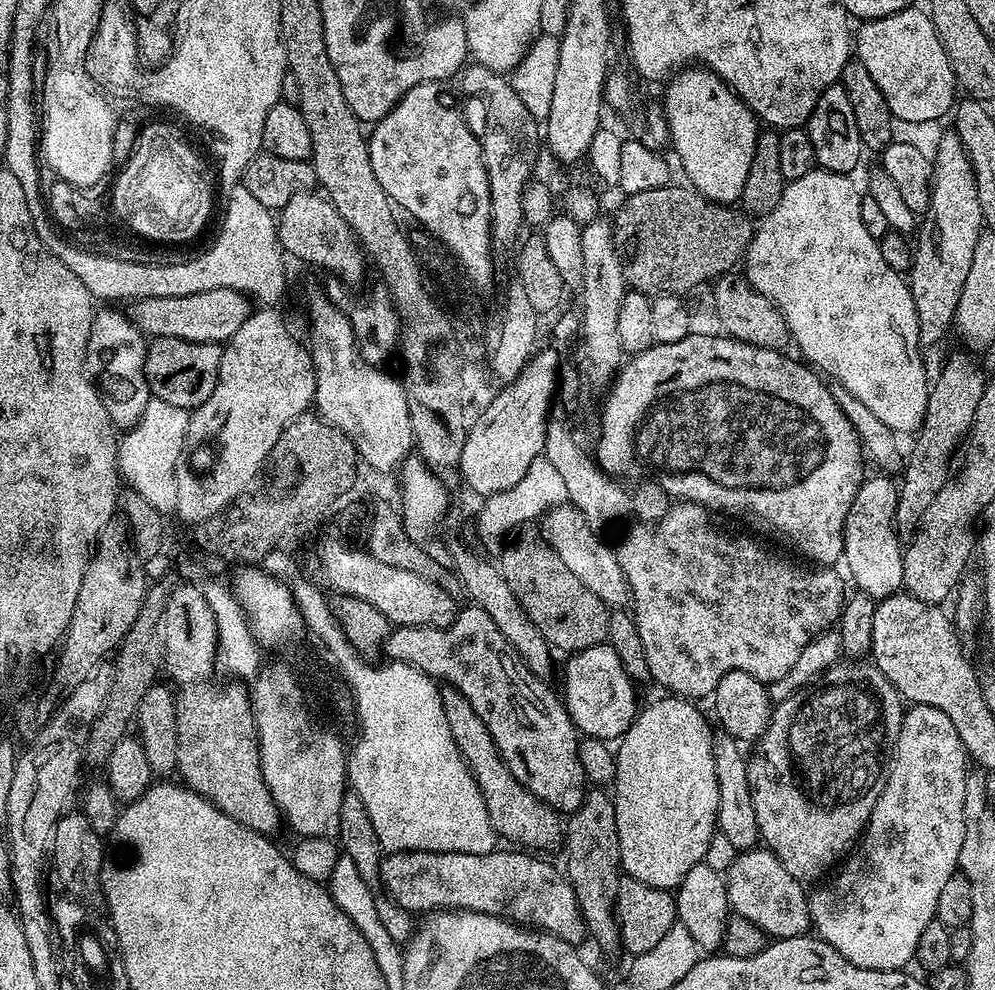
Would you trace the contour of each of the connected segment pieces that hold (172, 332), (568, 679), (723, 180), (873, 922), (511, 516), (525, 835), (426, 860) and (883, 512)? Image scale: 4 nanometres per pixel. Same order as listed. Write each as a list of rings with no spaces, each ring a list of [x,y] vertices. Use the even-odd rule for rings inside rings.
[[[229,288],[202,290],[202,294],[186,294],[178,298],[142,298],[135,301],[131,308],[130,319],[145,337],[182,338],[186,342],[202,342],[203,344],[227,342],[238,330],[238,326],[242,326],[242,322],[246,322],[246,318],[254,311],[253,305],[241,293],[232,292]]]
[[[605,642],[571,653],[564,664],[564,692],[562,699],[568,709],[568,717],[576,725],[577,733],[605,742],[619,741],[624,731],[636,719],[637,685],[628,677],[618,654]]]
[[[689,66],[675,73],[675,75],[667,81],[666,87],[668,87],[668,89],[664,92],[662,107],[664,110],[664,117],[668,119],[670,148],[671,151],[676,151],[676,156],[680,159],[680,164],[684,167],[685,174],[688,175],[687,183],[695,188],[697,192],[703,194],[707,200],[713,200],[719,204],[735,205],[742,194],[742,186],[746,186],[746,174],[750,174],[750,162],[754,162],[754,146],[756,145],[756,137],[758,135],[758,121],[756,115],[737,98],[736,93],[733,92],[730,85],[722,82],[709,68],[703,66]]]
[[[911,705],[902,718],[902,726],[898,730],[898,738],[896,739],[896,745],[892,748],[892,758],[888,765],[888,779],[884,781],[884,789],[870,814],[868,825],[865,826],[854,851],[843,861],[842,867],[835,873],[837,876],[833,880],[825,879],[823,883],[816,886],[821,886],[821,888],[811,889],[808,898],[808,909],[812,919],[811,927],[814,929],[815,935],[819,939],[825,940],[830,946],[834,946],[834,950],[838,950],[838,954],[842,954],[842,958],[846,958],[854,966],[869,968],[870,970],[882,970],[883,972],[894,972],[907,969],[909,967],[908,963],[910,965],[913,963],[918,938],[922,934],[922,930],[926,930],[929,922],[936,919],[938,897],[944,884],[950,879],[950,874],[954,874],[960,866],[962,838],[966,830],[964,803],[966,802],[966,782],[969,775],[970,761],[968,753],[964,751],[962,738],[958,738],[958,730],[954,730],[954,722],[950,722],[950,718],[946,718],[946,714],[942,714],[942,710],[934,710],[934,706]]]
[[[542,454],[530,464],[530,468],[523,475],[521,483],[516,483],[510,490],[499,492],[483,501],[484,506],[478,514],[476,524],[474,524],[477,541],[490,546],[492,553],[499,553],[505,540],[521,525],[533,523],[546,514],[548,510],[567,503],[568,498],[568,491],[563,478],[550,460]]]
[[[444,686],[440,688],[442,714],[446,714],[446,726],[450,726],[450,734],[458,746],[460,756],[468,764],[468,769],[476,778],[482,798],[486,802],[486,810],[490,814],[490,822],[494,826],[497,837],[509,840],[509,845],[519,846],[524,850],[540,850],[536,848],[552,848],[561,843],[562,820],[555,808],[543,804],[506,766],[506,762],[496,749],[494,738],[490,738],[490,730],[486,730],[486,722],[474,714],[474,706],[457,688]]]
[[[493,850],[490,852],[394,852],[385,855],[380,862],[380,888],[383,895],[389,900],[404,909],[409,914],[427,914],[437,910],[463,910],[466,912],[484,912],[488,916],[498,916],[501,918],[507,917],[509,921],[515,922],[520,926],[527,926],[532,930],[539,930],[548,933],[550,936],[557,936],[560,940],[573,946],[580,946],[583,940],[588,936],[588,927],[584,925],[584,919],[580,913],[580,907],[576,901],[576,895],[572,889],[572,883],[569,882],[567,875],[563,871],[560,872],[552,864],[547,864],[544,860],[539,860],[539,855],[529,854],[524,850],[508,850],[512,852],[500,852],[501,850]]]
[[[888,474],[875,475],[869,475],[860,483],[858,494],[854,494],[854,502],[850,506],[850,514],[846,514],[842,564],[848,567],[853,582],[857,584],[855,587],[879,602],[901,591],[904,554],[896,526],[896,507],[900,498],[897,481]]]

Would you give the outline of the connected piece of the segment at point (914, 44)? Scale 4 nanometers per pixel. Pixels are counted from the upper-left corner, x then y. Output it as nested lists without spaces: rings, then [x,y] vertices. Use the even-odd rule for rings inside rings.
[[[909,6],[889,16],[880,16],[876,20],[866,20],[859,25],[854,36],[855,59],[870,70],[870,78],[882,90],[882,98],[886,98],[886,106],[890,106],[893,117],[907,122],[943,121],[944,115],[953,111],[957,103],[958,85],[956,75],[950,66],[950,58],[946,58],[946,50],[942,50],[942,42],[938,38],[938,30],[934,30],[934,22],[927,11]]]

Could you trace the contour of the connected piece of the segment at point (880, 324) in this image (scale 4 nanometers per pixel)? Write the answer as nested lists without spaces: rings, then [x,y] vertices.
[[[813,170],[810,174],[802,174],[802,178],[787,181],[782,198],[778,198],[778,206],[774,206],[774,210],[770,210],[770,214],[755,225],[748,255],[742,261],[742,269],[744,268],[745,274],[748,275],[747,283],[750,287],[774,304],[789,322],[794,321],[794,344],[800,347],[801,357],[809,356],[804,358],[807,358],[811,365],[823,373],[829,381],[846,386],[846,390],[850,390],[854,398],[859,398],[879,420],[886,422],[886,426],[890,426],[892,432],[916,434],[924,425],[930,391],[930,375],[928,376],[927,370],[924,369],[924,360],[920,357],[922,345],[918,334],[918,314],[914,310],[912,289],[909,281],[901,273],[886,266],[886,258],[882,258],[880,241],[867,232],[866,226],[862,226],[862,210],[860,209],[862,192],[861,189],[858,190],[852,185],[852,179],[851,175],[842,172]]]

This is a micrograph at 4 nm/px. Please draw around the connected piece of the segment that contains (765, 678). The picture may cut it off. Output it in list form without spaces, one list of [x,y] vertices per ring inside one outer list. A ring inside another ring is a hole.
[[[676,502],[668,509],[668,513],[655,522],[636,522],[633,528],[620,540],[620,545],[615,545],[614,551],[622,574],[628,584],[628,595],[630,597],[630,612],[638,626],[638,638],[642,638],[642,650],[646,650],[646,666],[650,666],[650,677],[657,680],[662,687],[671,695],[681,698],[697,698],[696,696],[711,697],[716,691],[718,682],[722,674],[730,674],[730,670],[742,670],[754,678],[758,678],[767,686],[776,680],[781,680],[794,666],[794,661],[806,646],[819,636],[821,632],[829,627],[828,624],[839,617],[841,608],[844,607],[846,591],[844,584],[840,581],[840,576],[828,566],[805,566],[803,563],[791,564],[788,560],[783,560],[780,556],[775,556],[772,552],[767,552],[760,544],[755,544],[748,536],[731,536],[728,532],[723,532],[715,524],[713,513],[700,504],[690,504],[687,502]]]

